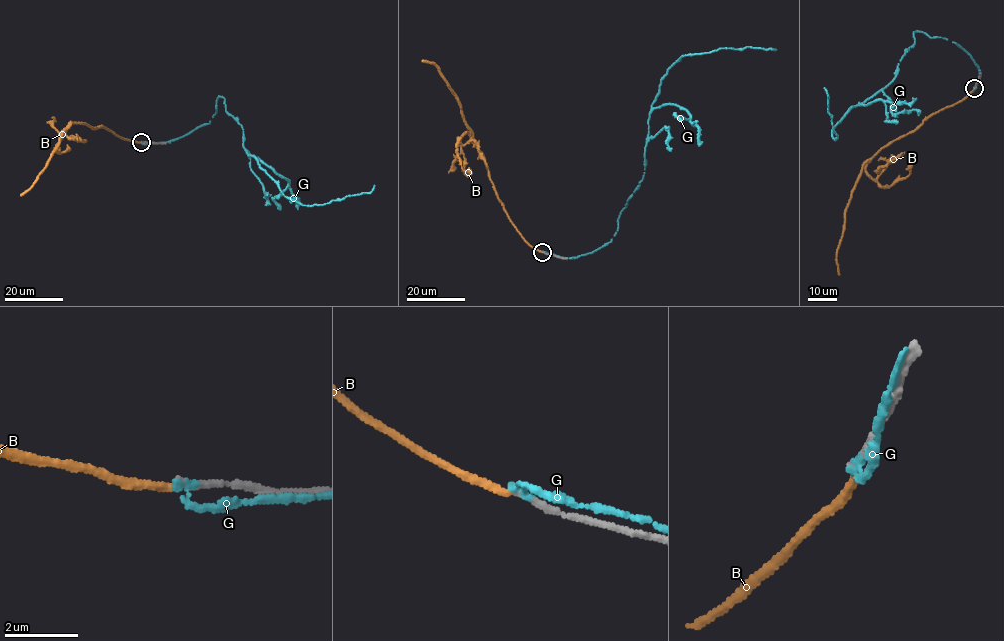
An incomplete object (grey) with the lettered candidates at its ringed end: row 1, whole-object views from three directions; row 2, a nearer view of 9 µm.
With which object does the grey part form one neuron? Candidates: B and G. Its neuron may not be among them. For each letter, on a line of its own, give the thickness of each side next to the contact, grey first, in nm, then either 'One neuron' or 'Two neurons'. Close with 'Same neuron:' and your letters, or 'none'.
B: Thickness 170 nm (grey) against 200 nm. Two neurons
G: Thickness 190 nm (grey) against 180 nm. Two neurons
Same neuron: none

